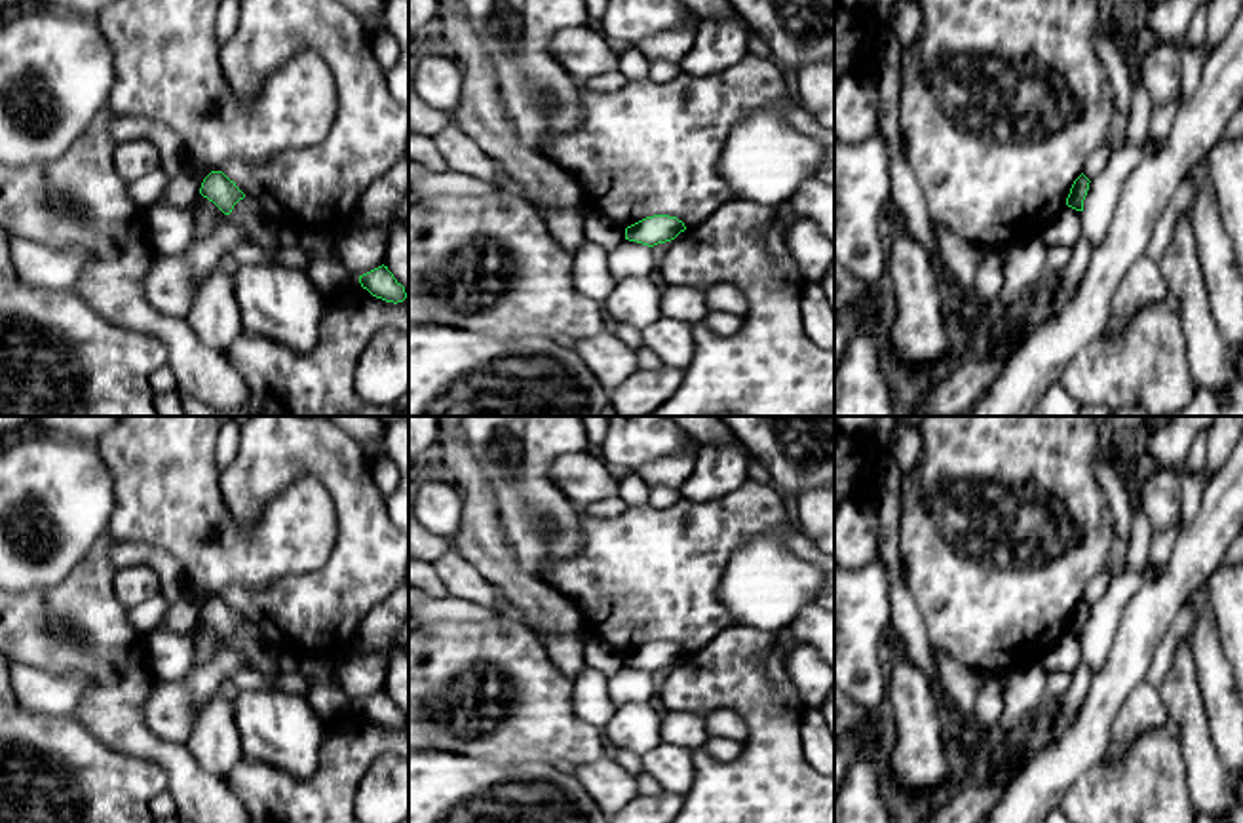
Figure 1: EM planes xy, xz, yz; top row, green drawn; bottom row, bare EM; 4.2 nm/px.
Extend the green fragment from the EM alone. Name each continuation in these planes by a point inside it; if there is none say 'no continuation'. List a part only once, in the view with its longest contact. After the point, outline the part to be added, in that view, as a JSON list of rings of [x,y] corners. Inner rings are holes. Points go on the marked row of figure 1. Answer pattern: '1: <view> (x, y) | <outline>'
no continuation

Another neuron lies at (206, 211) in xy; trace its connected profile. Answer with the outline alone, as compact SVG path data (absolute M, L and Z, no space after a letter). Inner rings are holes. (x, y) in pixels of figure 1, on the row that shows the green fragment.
M201 194L196 200L196 205L192 209L196 222L198 222L198 239L213 234L213 224L220 222L224 213L207 198L203 198Z

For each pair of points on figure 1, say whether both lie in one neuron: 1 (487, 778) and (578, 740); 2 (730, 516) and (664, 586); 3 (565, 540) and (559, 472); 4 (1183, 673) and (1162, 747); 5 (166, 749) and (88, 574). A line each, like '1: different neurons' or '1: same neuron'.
1: different neurons
2: same neuron
3: different neurons
4: different neurons
5: same neuron

